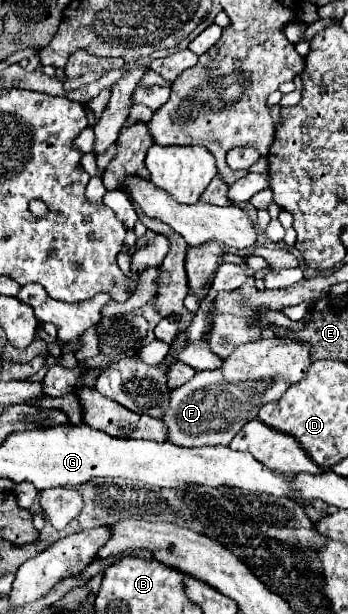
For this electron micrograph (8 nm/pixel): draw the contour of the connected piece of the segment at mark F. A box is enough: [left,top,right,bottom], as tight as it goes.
[161,336,311,448]

